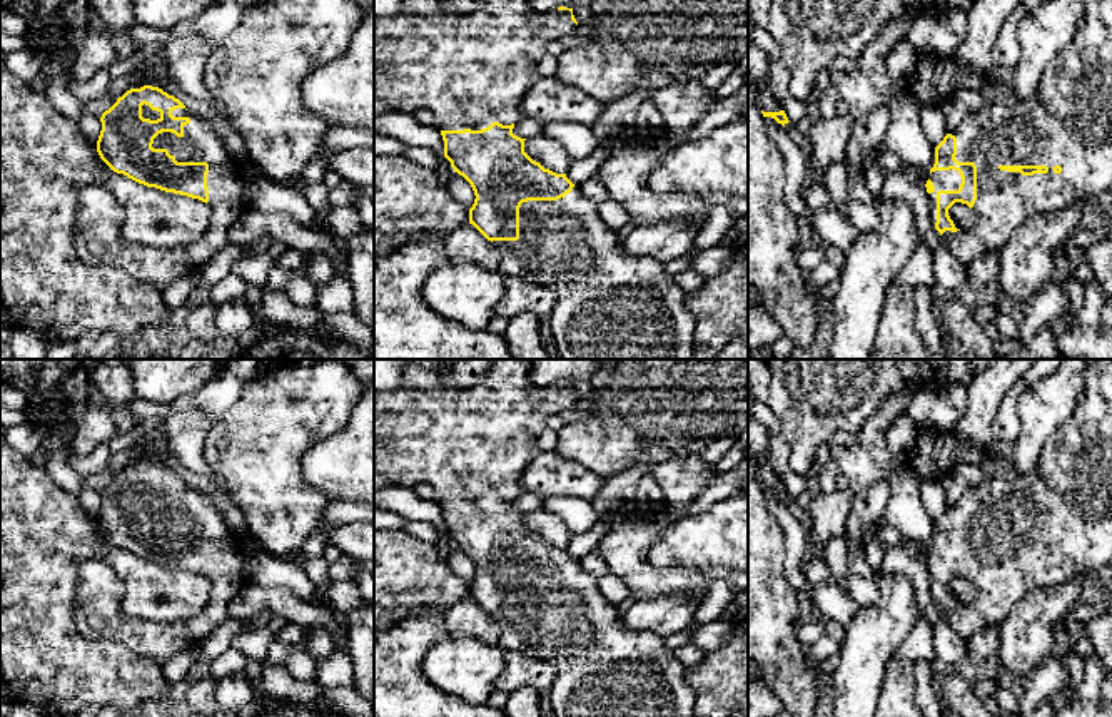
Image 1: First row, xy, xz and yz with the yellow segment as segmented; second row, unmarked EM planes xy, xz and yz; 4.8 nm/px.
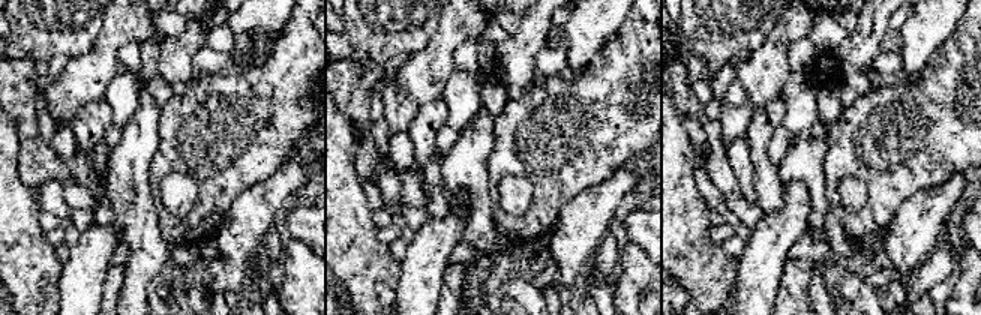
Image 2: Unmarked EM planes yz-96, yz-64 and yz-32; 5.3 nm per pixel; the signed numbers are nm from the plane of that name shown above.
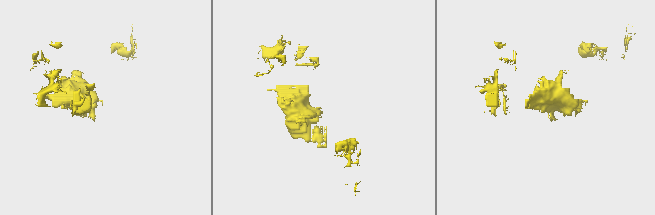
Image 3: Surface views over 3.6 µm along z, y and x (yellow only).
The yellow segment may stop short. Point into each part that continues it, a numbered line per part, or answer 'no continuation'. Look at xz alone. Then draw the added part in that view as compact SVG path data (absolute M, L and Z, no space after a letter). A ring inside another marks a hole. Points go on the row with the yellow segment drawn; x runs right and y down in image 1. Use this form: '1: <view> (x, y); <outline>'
1: xz (610, 305); M574 186L569 194L558 201L528 201L519 207L519 239L518 241L493 241L493 246L501 256L501 271L506 276L519 276L534 284L549 287L556 294L556 304L548 314L549 326L556 348L561 359L693 359L695 349L695 318L686 309L685 292L676 279L671 279L665 272L665 264L658 262L653 257L634 257L621 244L621 237L616 234L616 229L603 222L598 212L598 204L589 201L579 191L579 186Z

